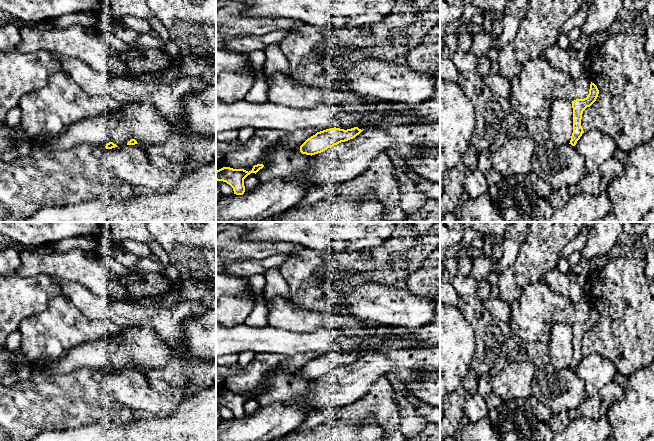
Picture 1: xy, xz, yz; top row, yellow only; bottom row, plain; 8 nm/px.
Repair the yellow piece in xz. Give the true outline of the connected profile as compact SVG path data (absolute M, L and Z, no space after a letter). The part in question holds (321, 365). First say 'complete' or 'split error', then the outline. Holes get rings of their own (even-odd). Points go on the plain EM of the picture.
complete; M334 351L317 356L300 370L300 376L311 380L321 377L334 369L355 362L362 355L358 351L347 354Z

